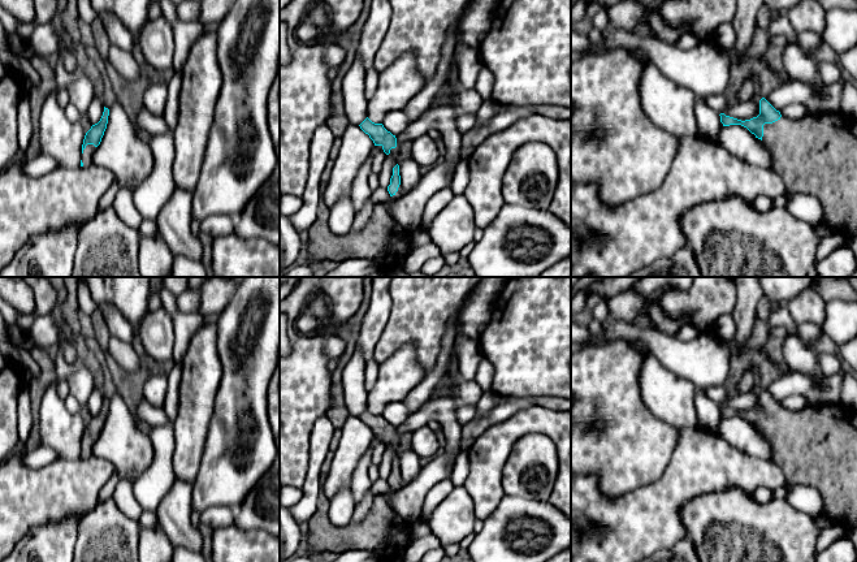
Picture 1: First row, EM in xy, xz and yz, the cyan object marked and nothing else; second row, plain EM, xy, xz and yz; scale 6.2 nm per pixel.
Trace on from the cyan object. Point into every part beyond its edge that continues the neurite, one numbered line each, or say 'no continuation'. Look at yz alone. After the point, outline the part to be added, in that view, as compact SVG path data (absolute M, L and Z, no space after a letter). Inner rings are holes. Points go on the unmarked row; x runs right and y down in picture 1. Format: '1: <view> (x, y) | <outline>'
1: yz (817, 446) | M809 403L800 411L782 407L763 416L762 435L785 483L815 488L822 497L822 513L832 523L857 526L857 410L841 403Z

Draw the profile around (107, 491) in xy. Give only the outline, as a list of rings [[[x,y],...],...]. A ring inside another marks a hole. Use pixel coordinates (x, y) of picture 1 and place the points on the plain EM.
[[[116,470],[114,474],[111,476],[111,479],[107,481],[107,484],[101,488],[99,493],[99,503],[113,496],[113,492],[121,480],[122,479],[118,471]]]

